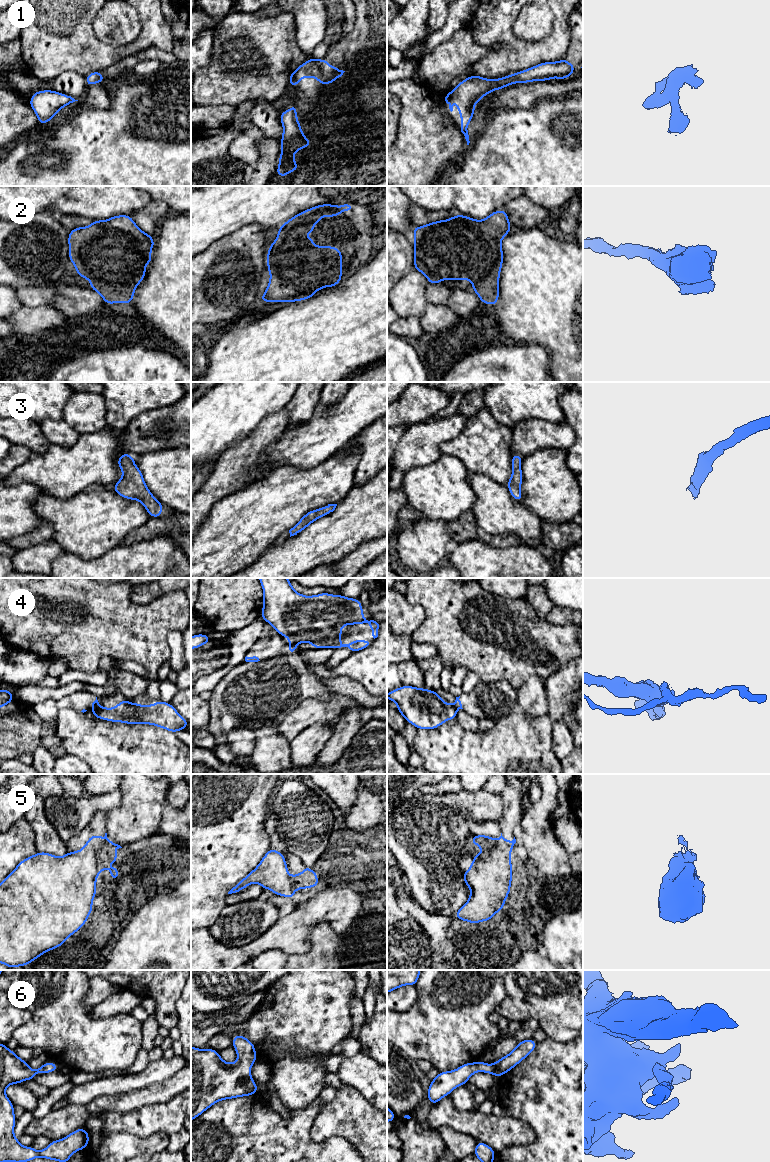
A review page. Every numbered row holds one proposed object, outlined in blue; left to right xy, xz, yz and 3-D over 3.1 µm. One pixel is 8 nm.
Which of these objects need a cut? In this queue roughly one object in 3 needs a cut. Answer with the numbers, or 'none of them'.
4

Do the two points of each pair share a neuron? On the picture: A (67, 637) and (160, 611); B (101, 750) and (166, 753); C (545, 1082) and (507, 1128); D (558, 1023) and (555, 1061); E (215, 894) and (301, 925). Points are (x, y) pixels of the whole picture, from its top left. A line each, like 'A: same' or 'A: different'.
A: same
B: same
C: different
D: different
E: different

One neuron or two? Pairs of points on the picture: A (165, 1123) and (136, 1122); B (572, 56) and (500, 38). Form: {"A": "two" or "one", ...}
{"A": "one", "B": "two"}

